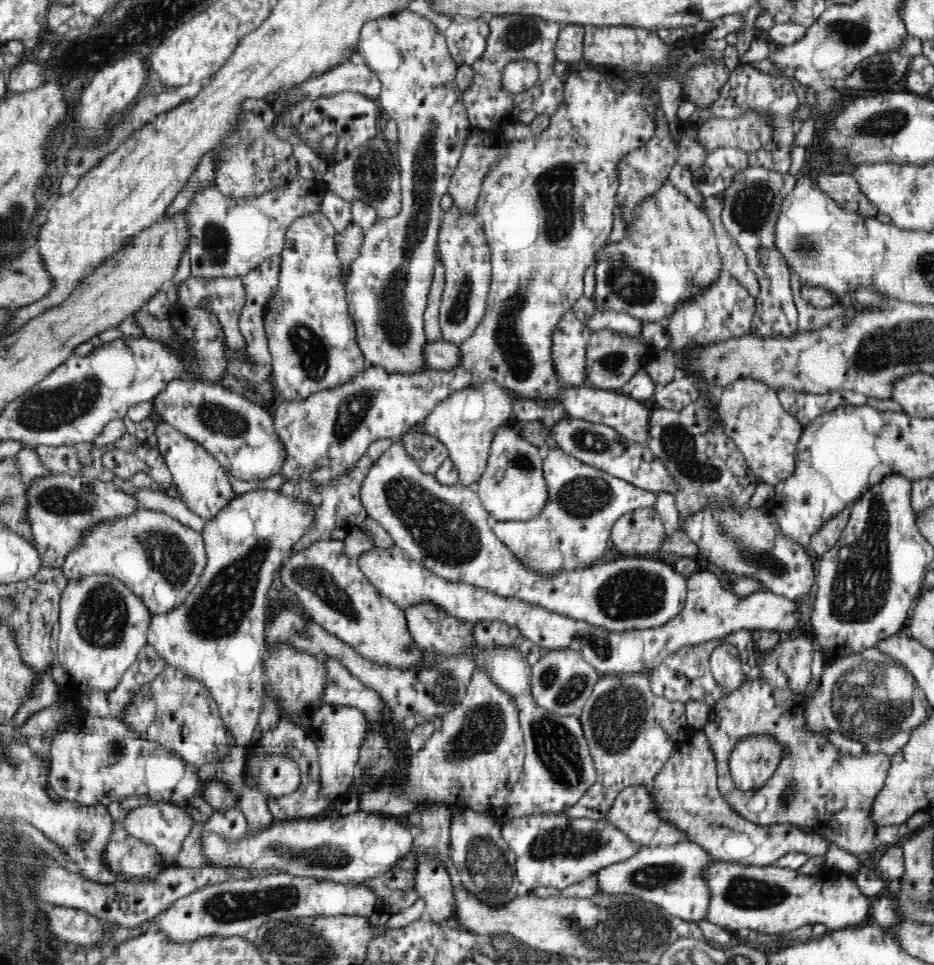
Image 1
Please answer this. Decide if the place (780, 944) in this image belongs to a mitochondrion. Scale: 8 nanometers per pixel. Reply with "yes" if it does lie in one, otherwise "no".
no

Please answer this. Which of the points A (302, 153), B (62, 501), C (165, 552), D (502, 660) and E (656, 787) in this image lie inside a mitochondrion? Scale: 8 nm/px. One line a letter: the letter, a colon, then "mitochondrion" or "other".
A: other
B: mitochondrion
C: mitochondrion
D: other
E: other

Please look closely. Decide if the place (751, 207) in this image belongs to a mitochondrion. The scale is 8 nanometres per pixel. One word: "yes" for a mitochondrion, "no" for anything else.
yes

